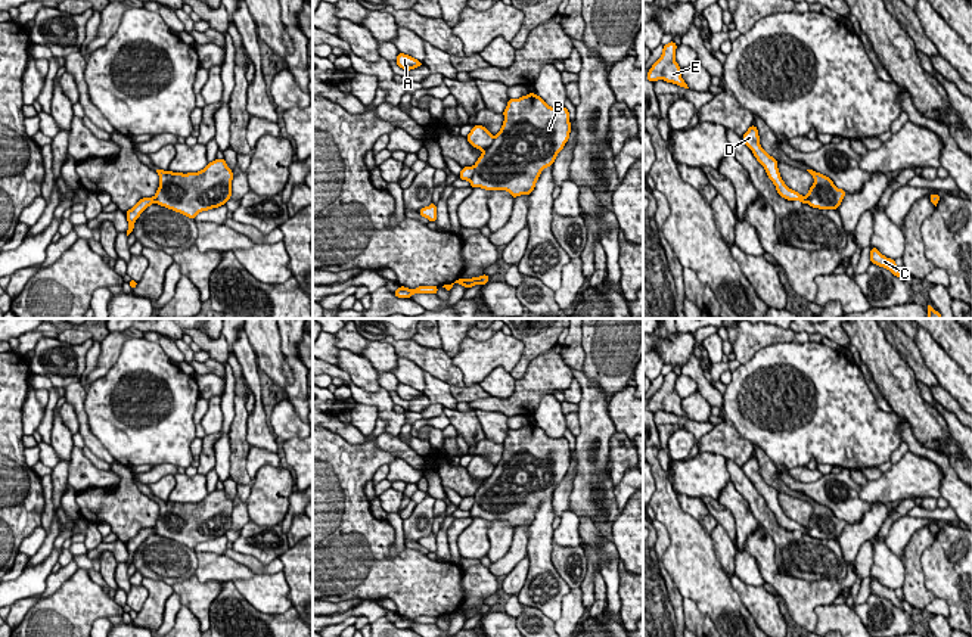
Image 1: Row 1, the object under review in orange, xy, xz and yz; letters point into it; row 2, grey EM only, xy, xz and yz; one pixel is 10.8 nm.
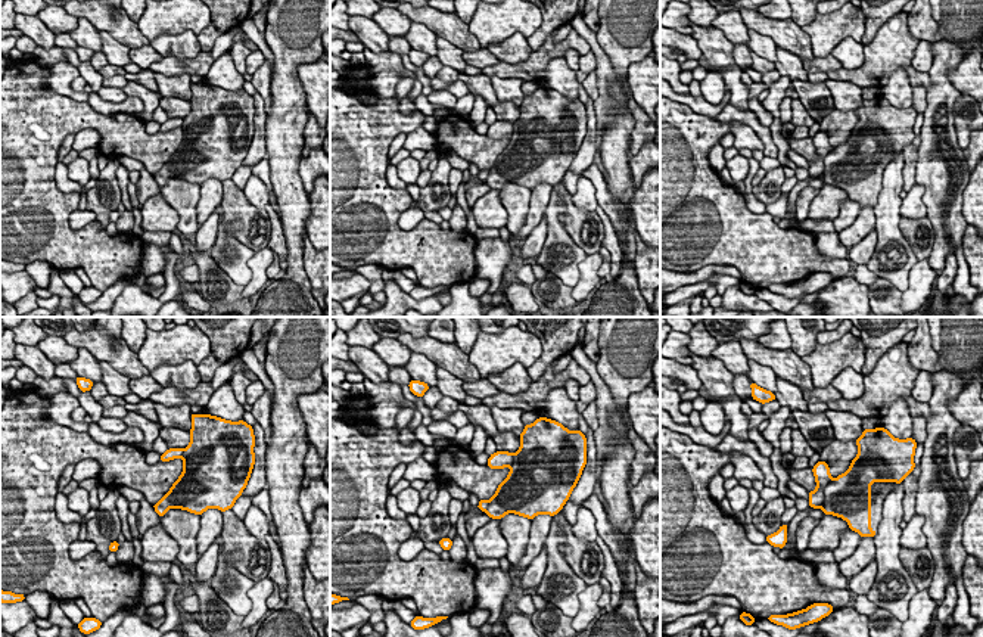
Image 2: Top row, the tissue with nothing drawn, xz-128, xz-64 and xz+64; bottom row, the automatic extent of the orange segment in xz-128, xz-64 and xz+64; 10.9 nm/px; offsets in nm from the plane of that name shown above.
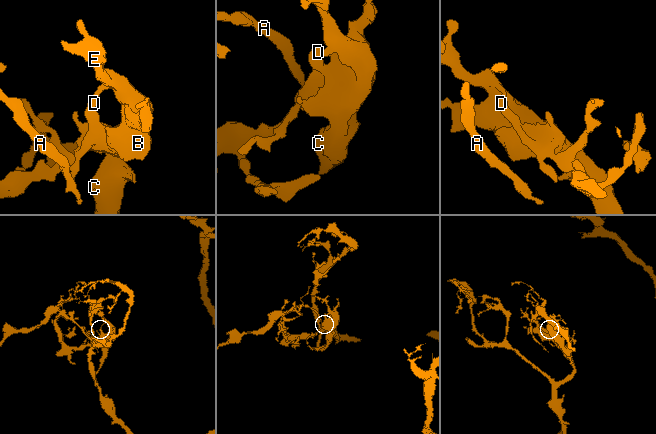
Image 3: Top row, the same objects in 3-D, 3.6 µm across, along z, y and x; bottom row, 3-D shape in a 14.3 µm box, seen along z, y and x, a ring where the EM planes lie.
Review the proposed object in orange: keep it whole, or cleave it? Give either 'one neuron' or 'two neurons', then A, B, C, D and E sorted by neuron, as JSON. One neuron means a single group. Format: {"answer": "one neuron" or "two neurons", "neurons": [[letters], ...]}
{"answer": "two neurons", "neurons": [["A", "D"], ["B", "C", "E"]]}

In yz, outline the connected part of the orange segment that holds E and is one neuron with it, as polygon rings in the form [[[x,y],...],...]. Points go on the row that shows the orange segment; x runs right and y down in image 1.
[[[670,41],[662,47],[664,52],[661,58],[649,69],[646,80],[652,83],[658,80],[664,80],[667,83],[673,83],[680,87],[689,88],[684,80],[681,78],[681,68],[674,59],[676,49],[677,49],[677,44],[674,41]]]

